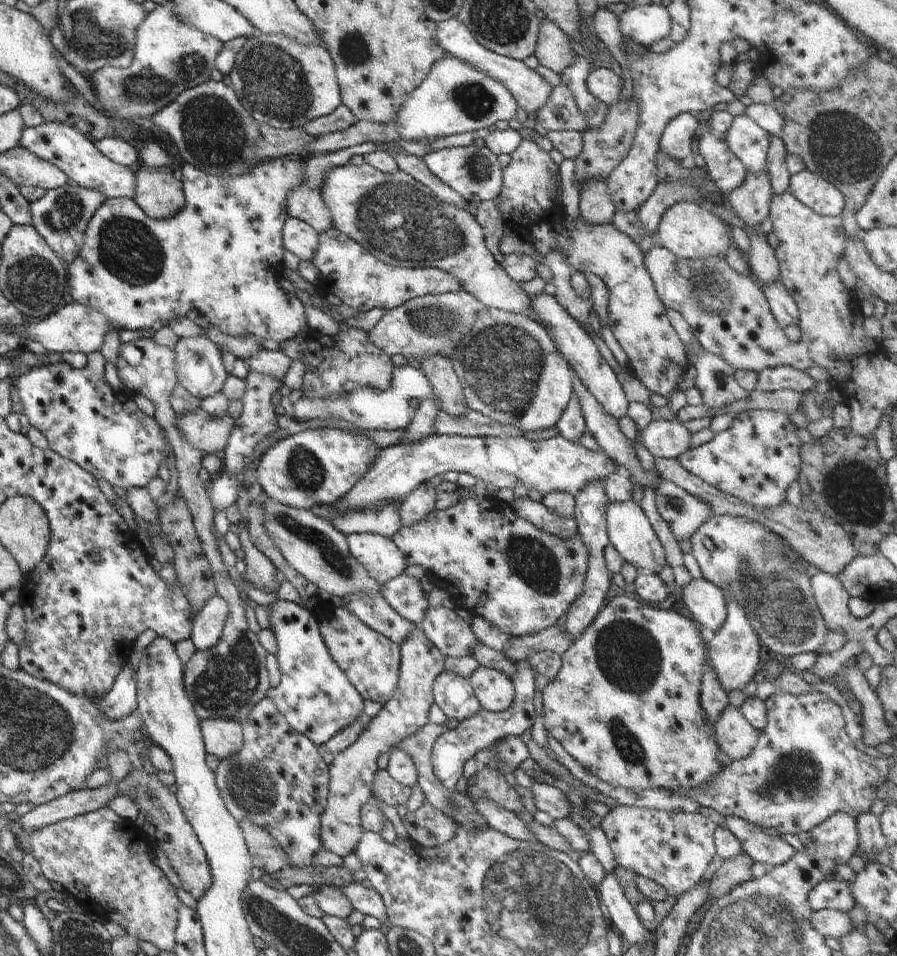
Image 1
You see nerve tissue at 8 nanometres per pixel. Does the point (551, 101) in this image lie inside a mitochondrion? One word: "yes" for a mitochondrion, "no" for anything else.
no

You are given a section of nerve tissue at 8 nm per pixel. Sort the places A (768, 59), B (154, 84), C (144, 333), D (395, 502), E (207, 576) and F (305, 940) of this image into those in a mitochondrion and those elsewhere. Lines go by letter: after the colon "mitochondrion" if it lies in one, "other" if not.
A: other
B: mitochondrion
C: other
D: other
E: other
F: mitochondrion

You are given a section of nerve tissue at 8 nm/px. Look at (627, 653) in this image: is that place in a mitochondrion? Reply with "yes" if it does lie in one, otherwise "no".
yes

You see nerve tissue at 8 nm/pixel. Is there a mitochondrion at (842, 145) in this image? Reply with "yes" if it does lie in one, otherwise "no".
yes

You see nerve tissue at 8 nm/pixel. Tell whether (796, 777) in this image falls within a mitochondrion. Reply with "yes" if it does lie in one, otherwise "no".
yes

